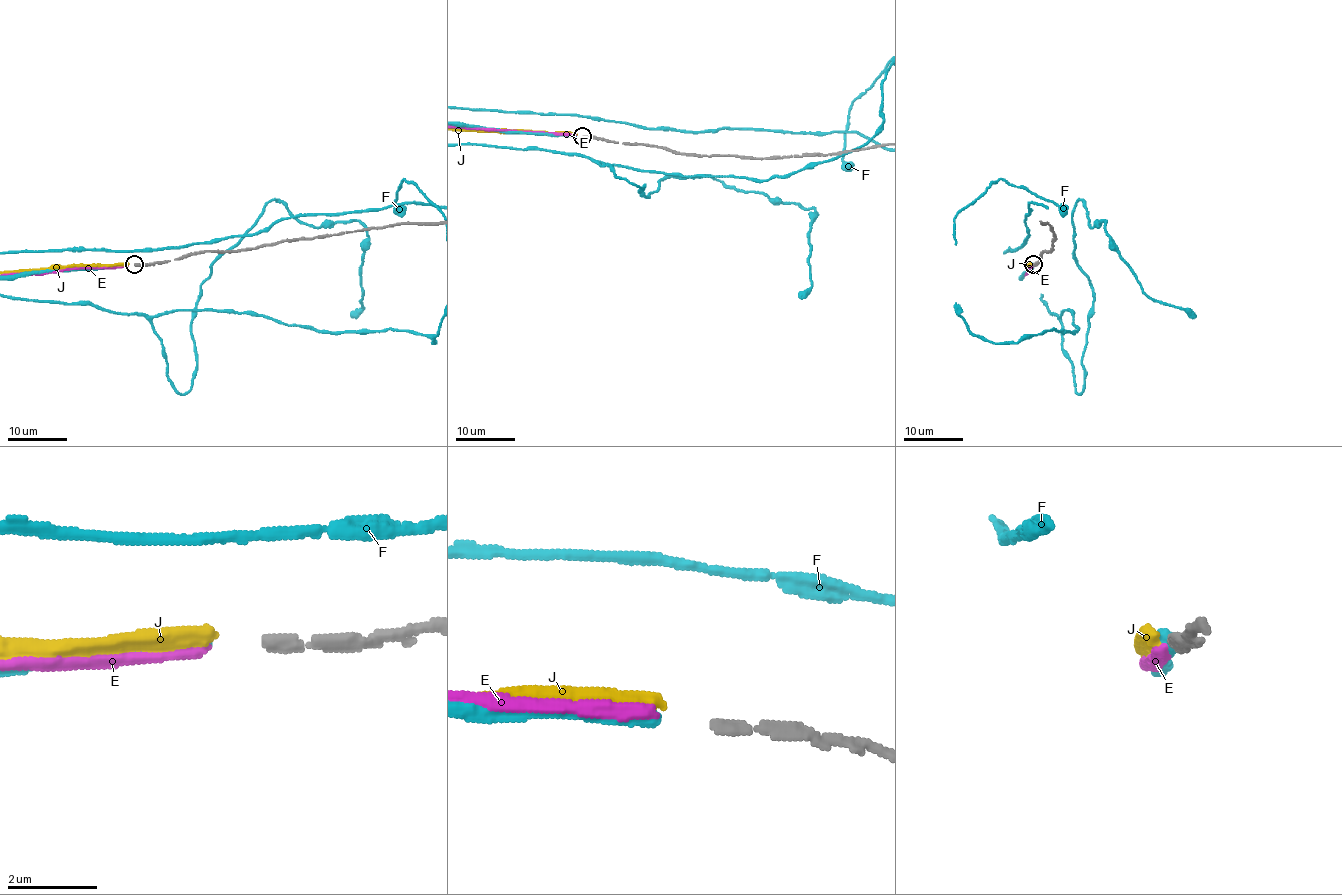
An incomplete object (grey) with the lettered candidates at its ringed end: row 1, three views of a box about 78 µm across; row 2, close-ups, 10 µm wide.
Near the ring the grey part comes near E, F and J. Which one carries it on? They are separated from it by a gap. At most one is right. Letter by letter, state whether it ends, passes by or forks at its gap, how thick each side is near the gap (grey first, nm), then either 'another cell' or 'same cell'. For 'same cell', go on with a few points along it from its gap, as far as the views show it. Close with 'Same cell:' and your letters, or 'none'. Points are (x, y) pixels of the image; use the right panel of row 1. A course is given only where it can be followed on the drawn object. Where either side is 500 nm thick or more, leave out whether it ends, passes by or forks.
E: it ends | 240/280 nm | same cell | via (1032, 265), (1021, 279)
F: it ends | 240/360 nm | another cell
J: it ends | 240/320 nm | another cell
Same cell: E

